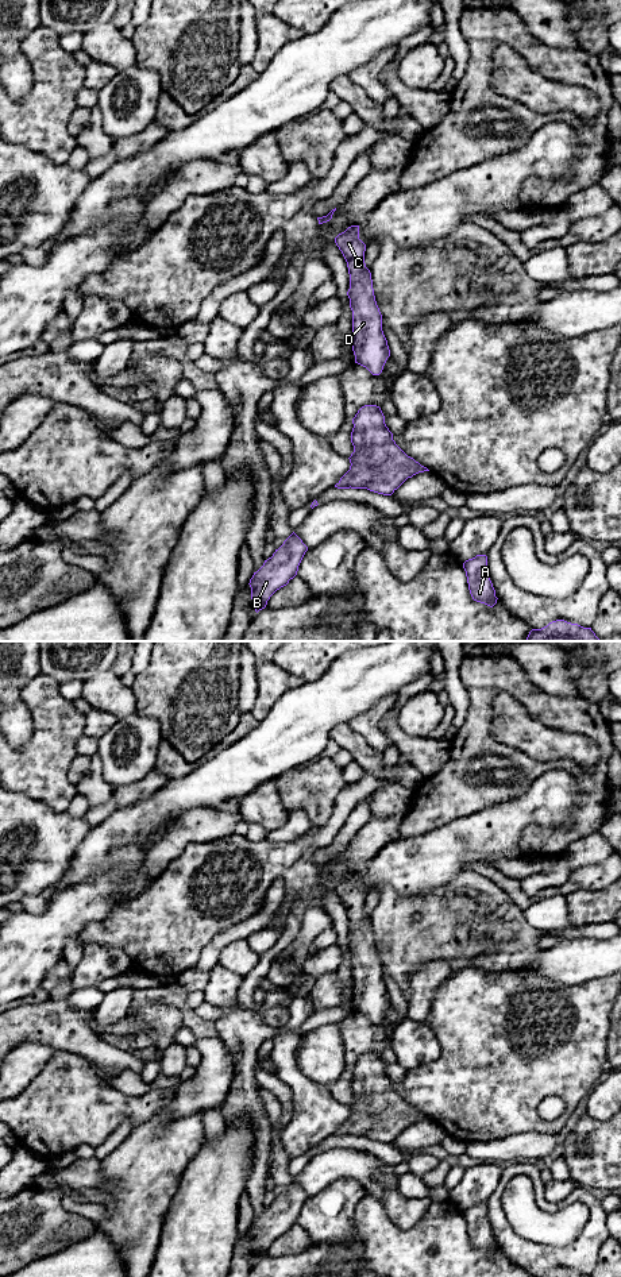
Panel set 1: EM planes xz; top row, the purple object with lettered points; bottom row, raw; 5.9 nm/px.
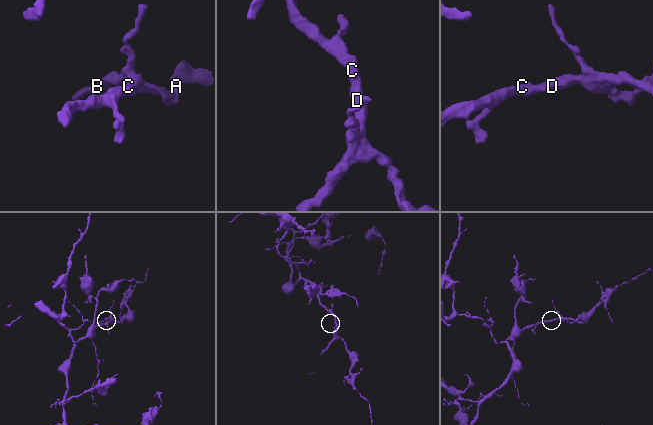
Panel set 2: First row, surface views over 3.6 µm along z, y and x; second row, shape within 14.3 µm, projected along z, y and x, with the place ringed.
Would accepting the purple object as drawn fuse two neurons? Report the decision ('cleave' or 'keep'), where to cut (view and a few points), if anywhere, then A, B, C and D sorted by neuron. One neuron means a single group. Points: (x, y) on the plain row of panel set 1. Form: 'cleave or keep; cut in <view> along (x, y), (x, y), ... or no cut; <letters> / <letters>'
keep; no cut; A B C D

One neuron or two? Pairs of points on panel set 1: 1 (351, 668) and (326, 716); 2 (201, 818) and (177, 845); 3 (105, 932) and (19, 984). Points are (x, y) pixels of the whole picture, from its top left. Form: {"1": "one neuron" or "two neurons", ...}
{"1": "one neuron", "2": "one neuron", "3": "two neurons"}

